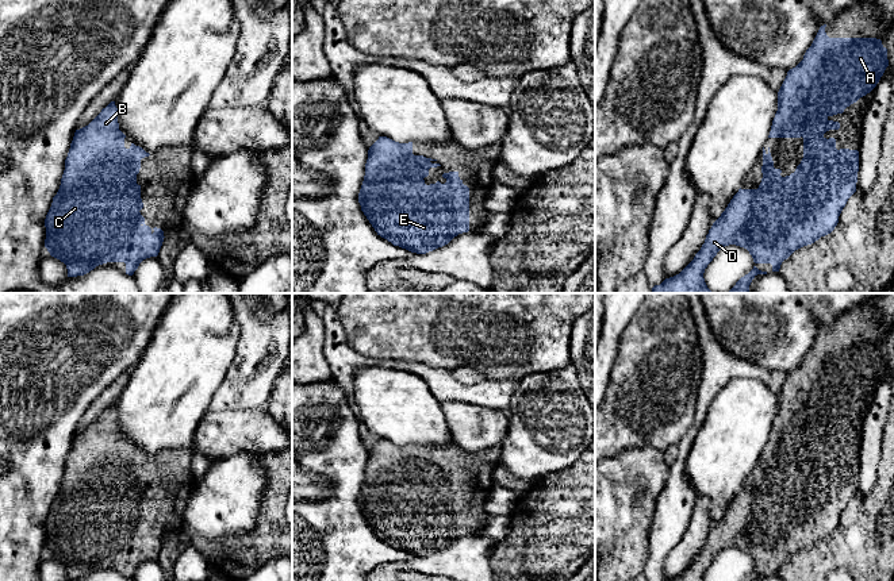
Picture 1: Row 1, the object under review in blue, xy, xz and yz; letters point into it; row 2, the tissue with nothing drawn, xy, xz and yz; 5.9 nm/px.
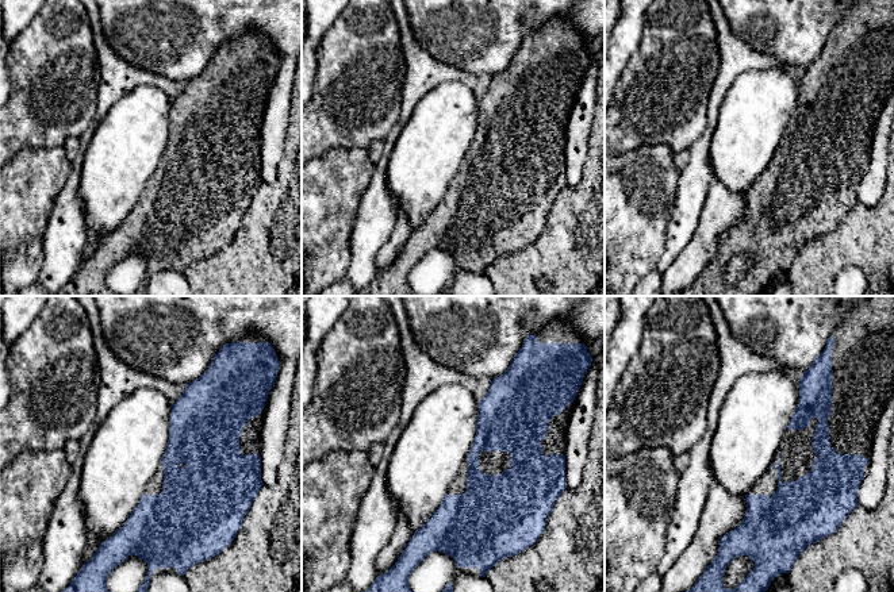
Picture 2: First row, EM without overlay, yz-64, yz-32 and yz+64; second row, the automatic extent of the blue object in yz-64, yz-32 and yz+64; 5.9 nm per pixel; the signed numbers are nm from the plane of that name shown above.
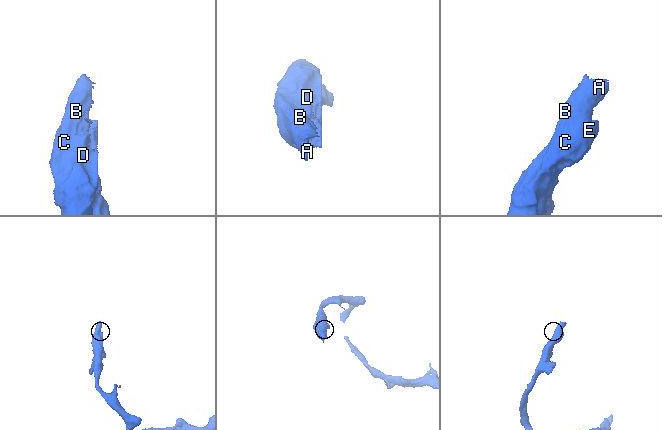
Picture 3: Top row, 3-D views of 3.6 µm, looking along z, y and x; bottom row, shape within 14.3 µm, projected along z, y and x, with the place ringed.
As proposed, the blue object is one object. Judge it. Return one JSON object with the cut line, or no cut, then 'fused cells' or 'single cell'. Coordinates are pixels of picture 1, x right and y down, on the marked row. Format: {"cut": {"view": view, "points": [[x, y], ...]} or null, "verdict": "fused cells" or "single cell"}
{"cut": null, "verdict": "single cell"}

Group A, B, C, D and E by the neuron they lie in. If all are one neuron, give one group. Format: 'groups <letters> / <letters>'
groups A B C D E

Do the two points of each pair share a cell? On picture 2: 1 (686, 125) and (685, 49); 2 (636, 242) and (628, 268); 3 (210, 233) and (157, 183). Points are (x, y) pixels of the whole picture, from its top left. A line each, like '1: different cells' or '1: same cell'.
1: same cell
2: same cell
3: same cell

